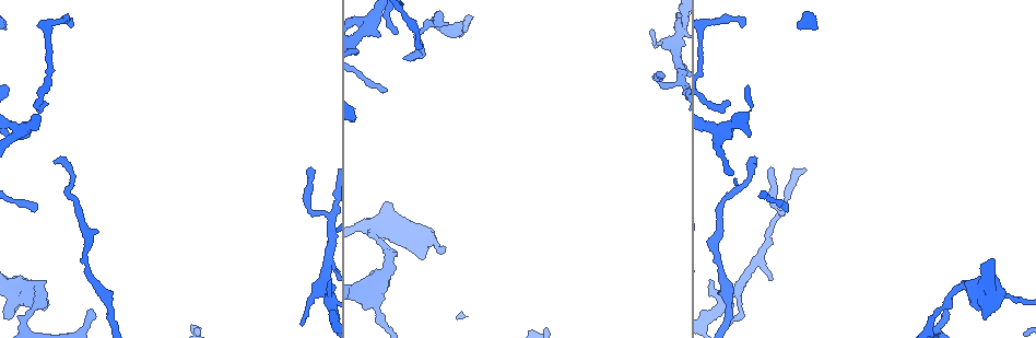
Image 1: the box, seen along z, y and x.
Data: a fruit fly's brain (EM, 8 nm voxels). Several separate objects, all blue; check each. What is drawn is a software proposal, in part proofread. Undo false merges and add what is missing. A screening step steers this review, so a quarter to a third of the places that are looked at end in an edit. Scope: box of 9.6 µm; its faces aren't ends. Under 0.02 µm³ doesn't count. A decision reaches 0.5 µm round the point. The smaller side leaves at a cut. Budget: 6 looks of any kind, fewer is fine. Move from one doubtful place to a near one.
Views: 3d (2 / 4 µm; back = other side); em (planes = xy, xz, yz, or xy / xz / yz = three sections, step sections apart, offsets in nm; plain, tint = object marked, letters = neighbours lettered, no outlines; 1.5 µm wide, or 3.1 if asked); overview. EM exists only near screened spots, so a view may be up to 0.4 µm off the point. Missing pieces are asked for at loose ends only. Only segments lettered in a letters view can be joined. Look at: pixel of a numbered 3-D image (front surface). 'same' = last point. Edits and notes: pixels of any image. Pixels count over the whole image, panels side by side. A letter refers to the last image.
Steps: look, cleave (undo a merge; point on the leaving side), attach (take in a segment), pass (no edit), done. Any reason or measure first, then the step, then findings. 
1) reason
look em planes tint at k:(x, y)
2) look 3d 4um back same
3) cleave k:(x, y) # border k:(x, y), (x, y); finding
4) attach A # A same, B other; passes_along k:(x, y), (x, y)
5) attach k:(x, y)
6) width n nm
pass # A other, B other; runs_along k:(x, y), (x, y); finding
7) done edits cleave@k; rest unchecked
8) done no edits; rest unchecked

look em xz step 8 tint at 1:(310, 167)

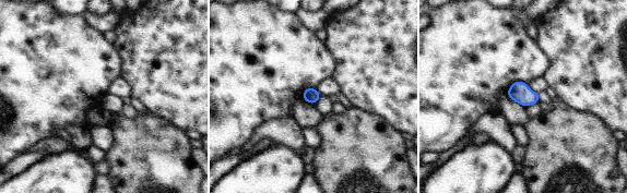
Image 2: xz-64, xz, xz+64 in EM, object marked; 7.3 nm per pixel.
cut it another way
look em planes letters same

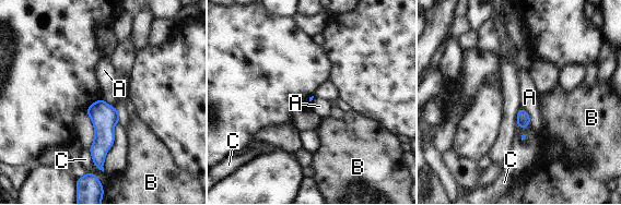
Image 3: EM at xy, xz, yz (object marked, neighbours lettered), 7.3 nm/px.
pass # A other, B other, C other; border 3:(522, 107), (528, 115), (530, 122); none of them fits

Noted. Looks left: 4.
branch stops here
look em planes tint at 1:(72, 25)

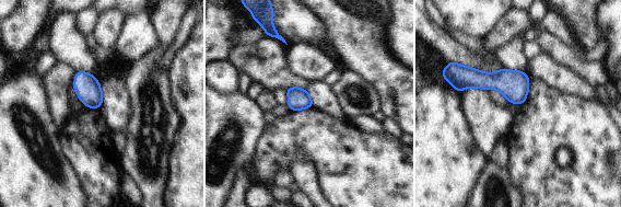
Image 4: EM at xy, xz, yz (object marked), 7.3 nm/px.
look em planes letters same

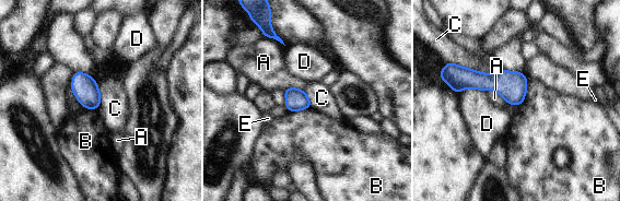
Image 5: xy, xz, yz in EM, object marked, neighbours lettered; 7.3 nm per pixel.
pass # A other, B other, C other, D other, E other; border 5:(456, 63), (481, 72), (499, 69); none of them fits

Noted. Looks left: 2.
sudden change in width
look em planes letters at 1:(1016, 302)

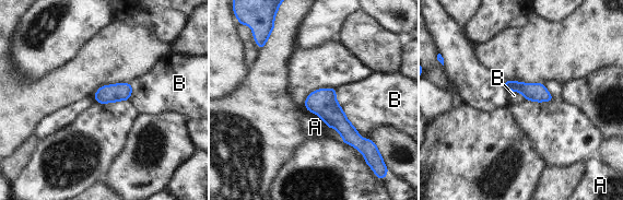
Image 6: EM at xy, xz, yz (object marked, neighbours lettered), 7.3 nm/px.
pass # A other, B other; border 6:(307, 109), (315, 113), (328, 127); continuous, no second neuron

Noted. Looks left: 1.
done no edits; rest unchecked

